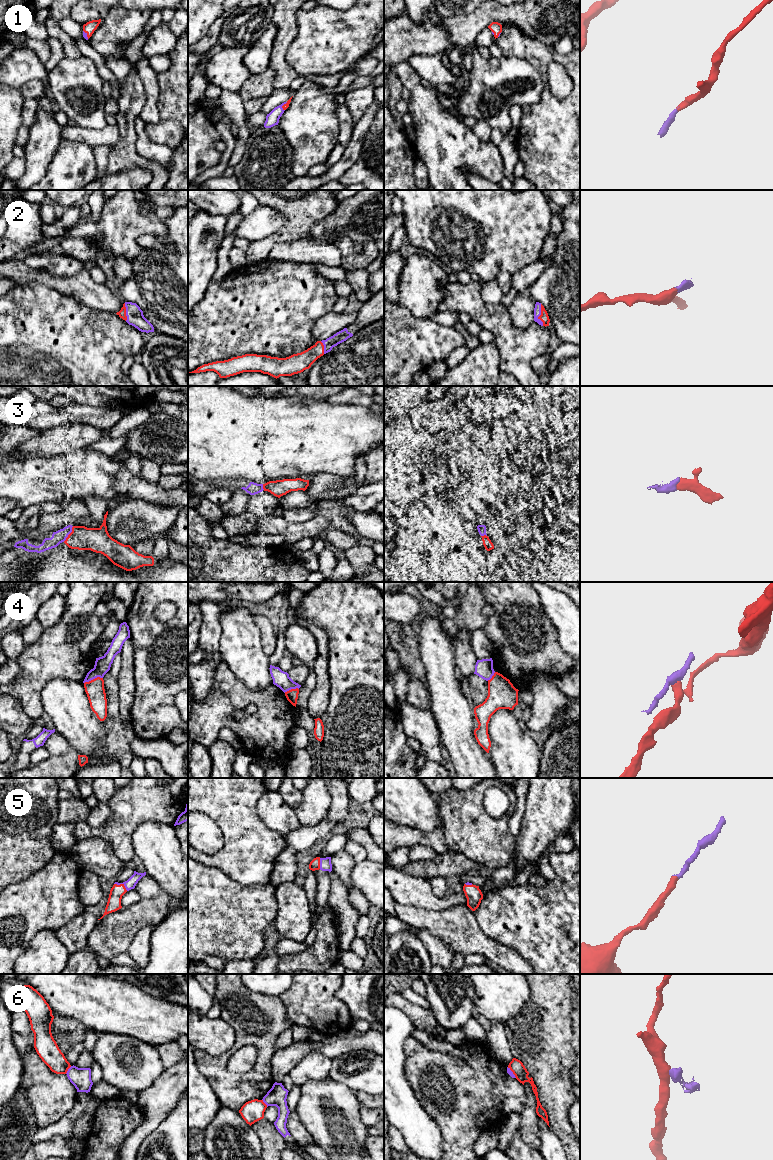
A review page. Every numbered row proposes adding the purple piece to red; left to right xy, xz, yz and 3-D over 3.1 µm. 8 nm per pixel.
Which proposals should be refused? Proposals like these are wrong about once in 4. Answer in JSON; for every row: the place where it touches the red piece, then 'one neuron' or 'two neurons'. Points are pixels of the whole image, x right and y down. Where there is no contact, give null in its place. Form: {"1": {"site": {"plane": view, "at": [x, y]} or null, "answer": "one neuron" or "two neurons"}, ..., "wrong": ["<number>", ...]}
{"1": {"site": {"plane": "xz", "at": [282, 106]}, "answer": "one neuron"}, "2": {"site": {"plane": "yz", "at": [540, 315]}, "answer": "one neuron"}, "3": {"site": {"plane": "xy", "at": [69, 534]}, "answer": "one neuron"}, "4": {"site": {"plane": "xy", "at": [93, 679]}, "answer": "two neurons"}, "5": {"site": {"plane": "xy", "at": [121, 884]}, "answer": "one neuron"}, "6": {"site": {"plane": "xy", "at": [67, 1070]}, "answer": "two neurons"}, "wrong": ["4", "6"]}

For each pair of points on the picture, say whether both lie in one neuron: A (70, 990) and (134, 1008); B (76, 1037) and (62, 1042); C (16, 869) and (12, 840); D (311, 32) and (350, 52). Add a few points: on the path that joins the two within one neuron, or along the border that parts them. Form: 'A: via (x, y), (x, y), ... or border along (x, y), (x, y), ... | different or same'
A: via (86, 997), (104, 1005), (118, 1007) | same
B: via (73, 1038), (65, 1040) | same
C: via (12, 862), (12, 847) | same
D: via (321, 32), (329, 40), (338, 40), (340, 42) | same

